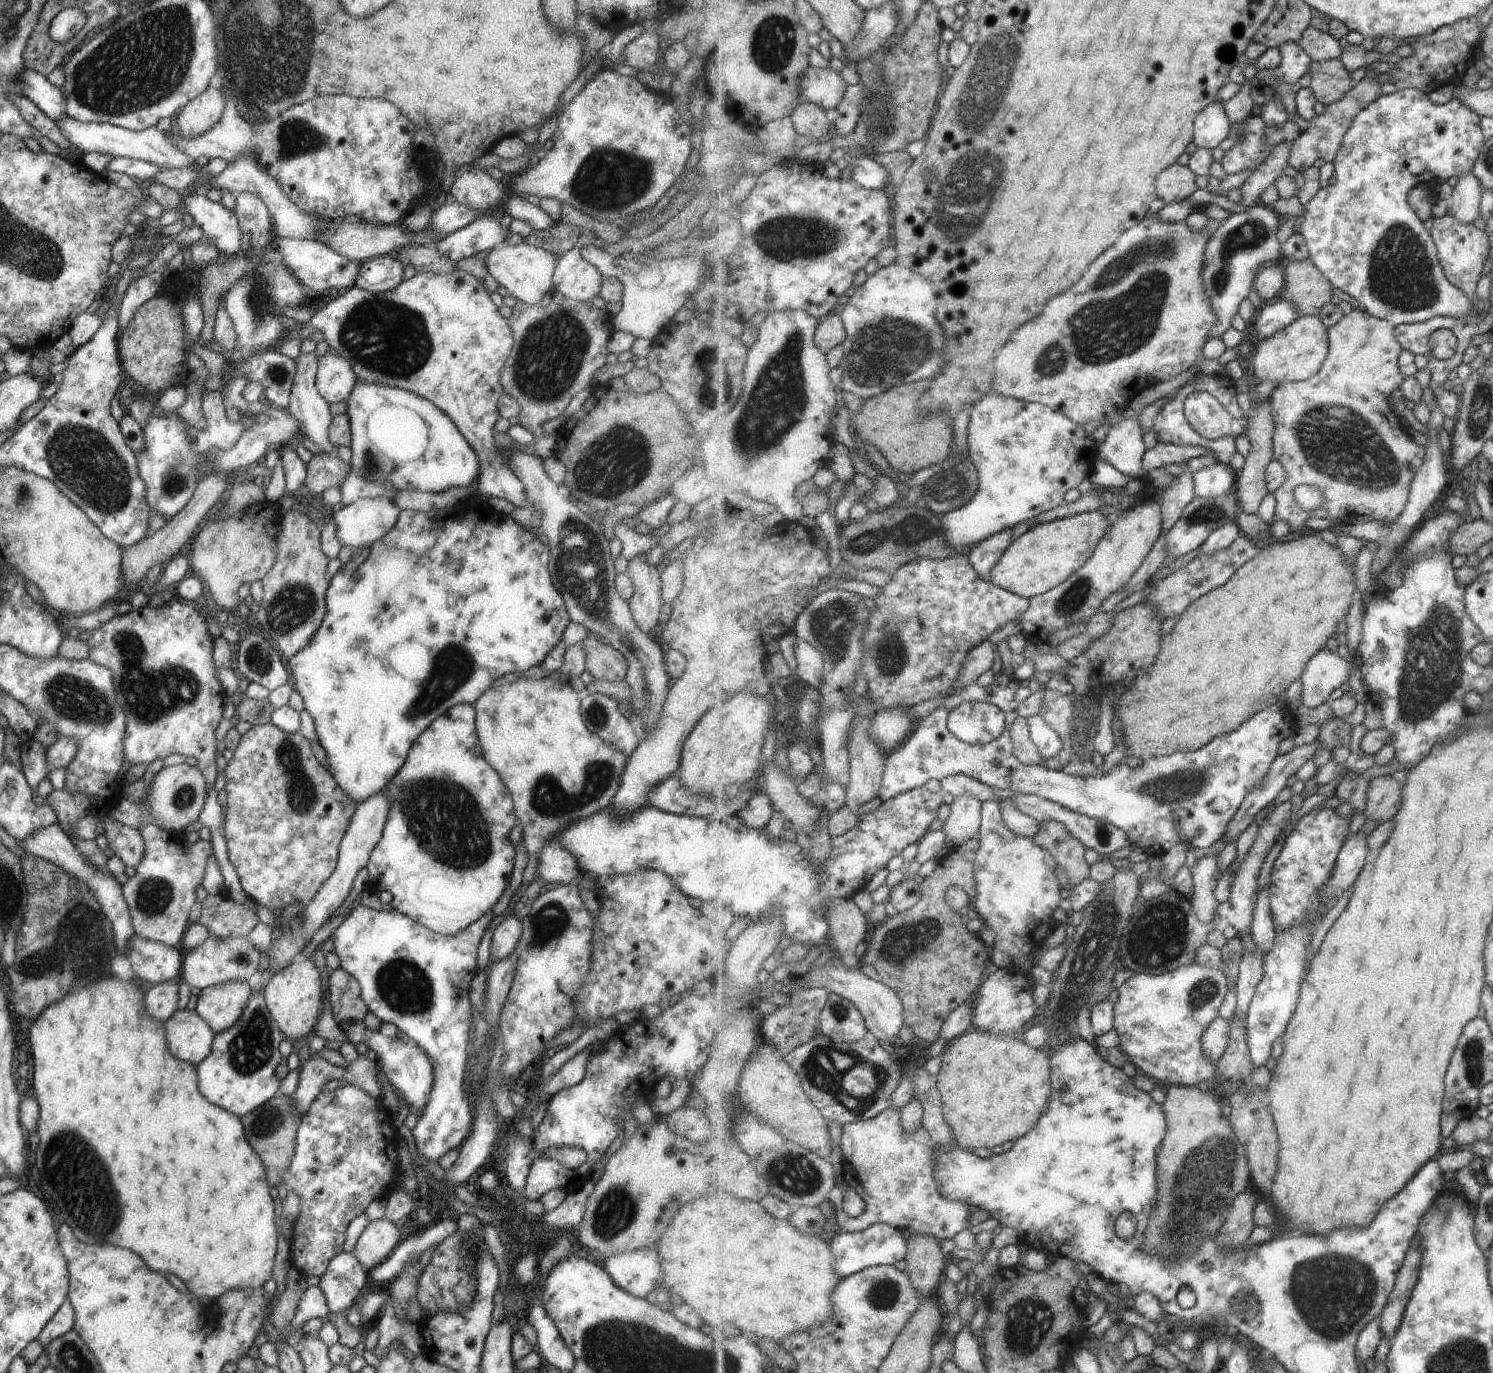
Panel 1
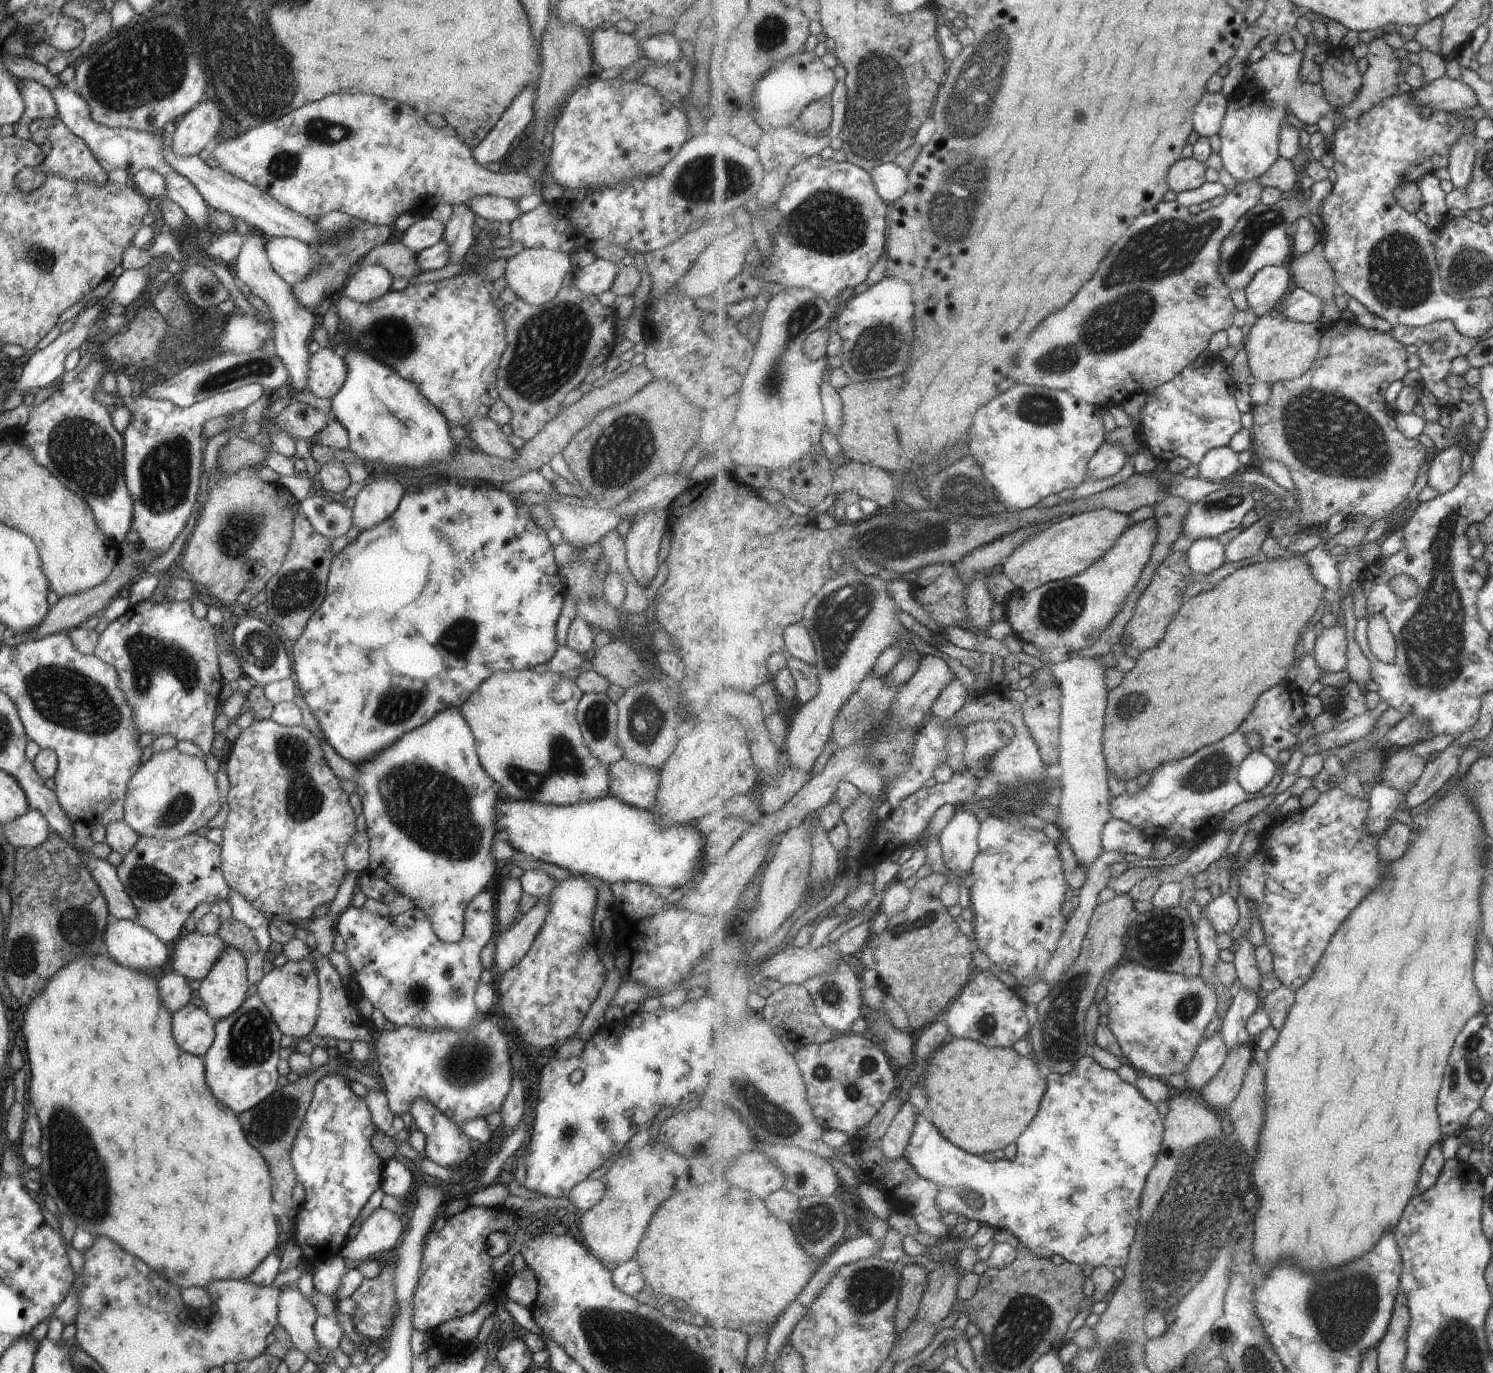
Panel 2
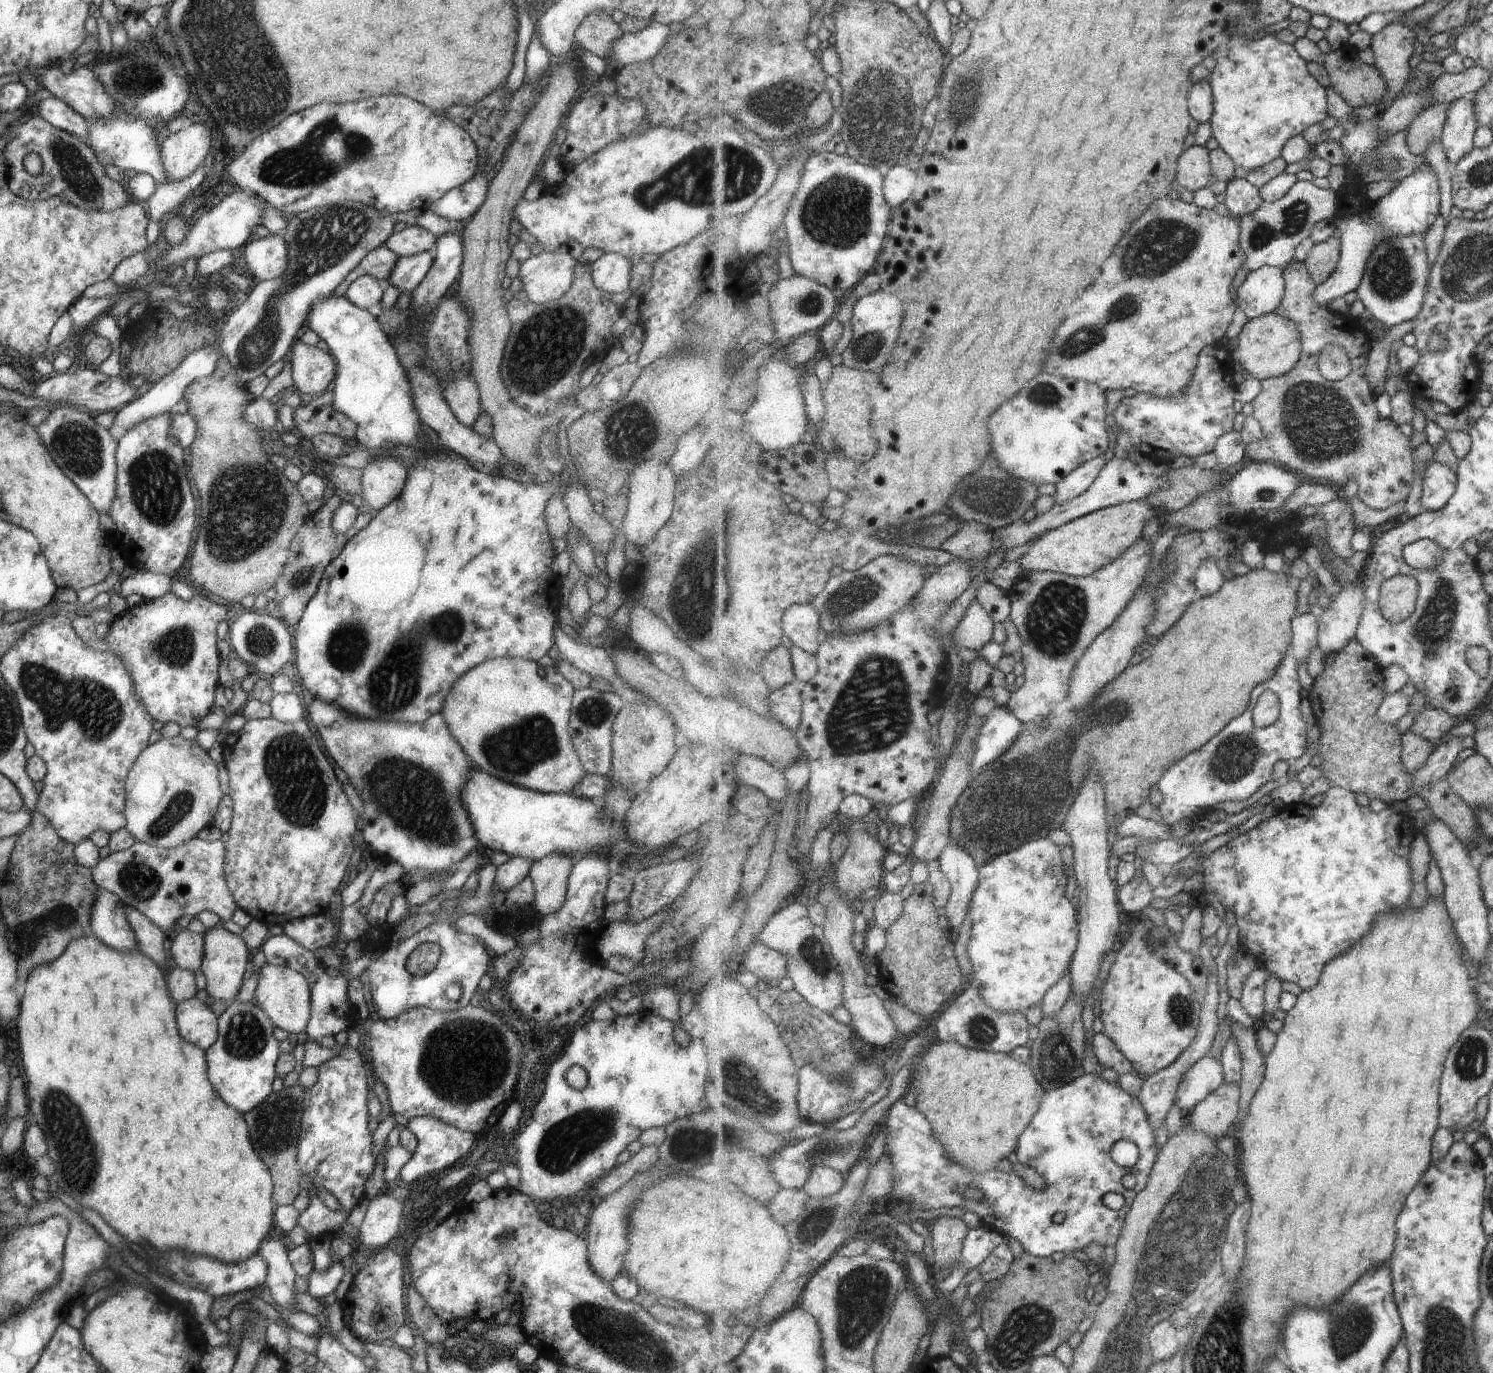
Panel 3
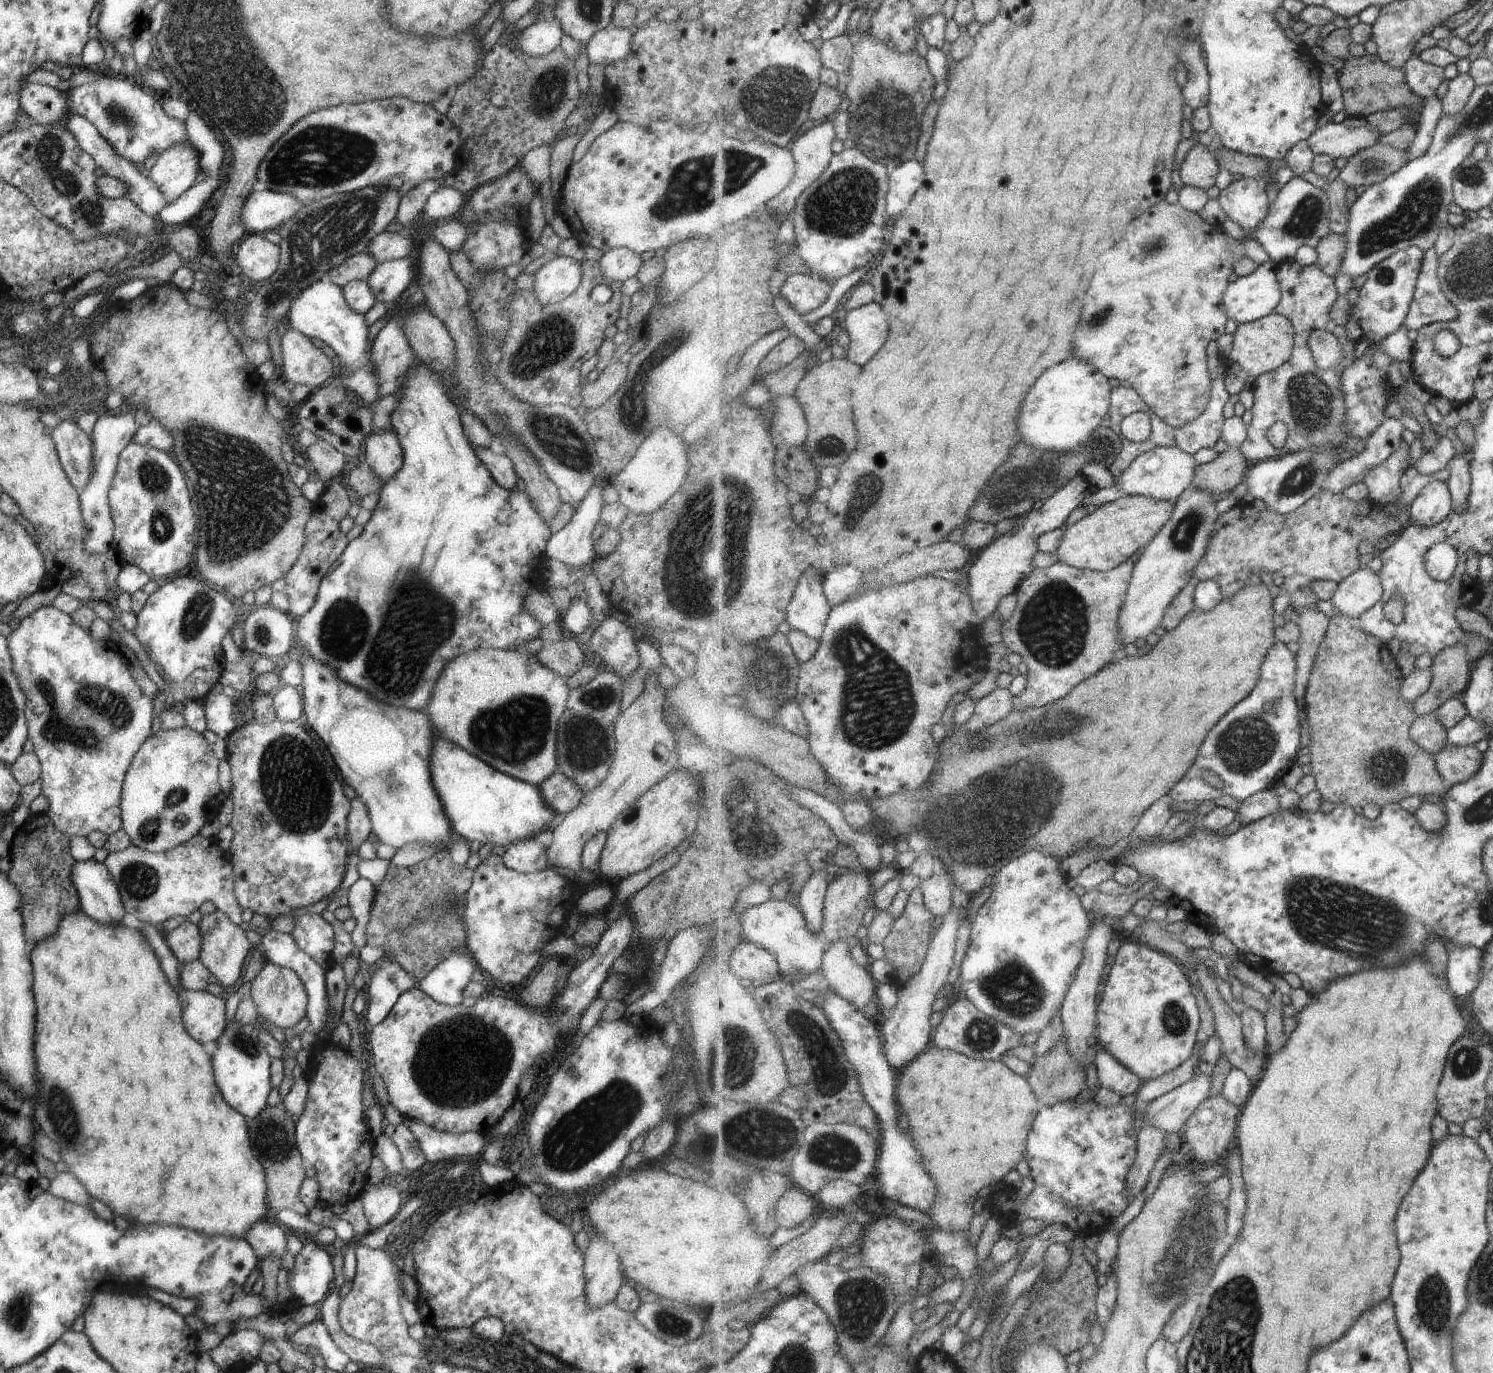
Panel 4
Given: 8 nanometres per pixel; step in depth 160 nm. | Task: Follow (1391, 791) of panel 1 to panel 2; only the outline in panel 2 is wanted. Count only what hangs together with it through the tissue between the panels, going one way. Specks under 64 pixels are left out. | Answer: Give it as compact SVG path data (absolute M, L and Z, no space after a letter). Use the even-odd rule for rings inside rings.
M1394 750L1383 768L1382 783L1408 793L1420 781L1426 768L1425 760L1411 750Z

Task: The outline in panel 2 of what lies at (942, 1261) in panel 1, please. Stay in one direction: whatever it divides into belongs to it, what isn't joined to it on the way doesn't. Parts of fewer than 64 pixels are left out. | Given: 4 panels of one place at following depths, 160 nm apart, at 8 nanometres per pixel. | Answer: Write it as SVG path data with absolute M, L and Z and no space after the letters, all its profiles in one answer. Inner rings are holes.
M919 1264L902 1267L903 1288L897 1308L897 1335L907 1332L917 1318L921 1300L929 1286L929 1272Z

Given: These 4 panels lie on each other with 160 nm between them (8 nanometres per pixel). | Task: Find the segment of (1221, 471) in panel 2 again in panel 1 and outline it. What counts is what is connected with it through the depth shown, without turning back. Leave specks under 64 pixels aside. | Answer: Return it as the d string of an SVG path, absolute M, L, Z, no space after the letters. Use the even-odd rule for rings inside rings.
M1217 460L1216 464L1193 472L1196 497L1216 498L1235 491L1237 474L1229 472L1229 465Z

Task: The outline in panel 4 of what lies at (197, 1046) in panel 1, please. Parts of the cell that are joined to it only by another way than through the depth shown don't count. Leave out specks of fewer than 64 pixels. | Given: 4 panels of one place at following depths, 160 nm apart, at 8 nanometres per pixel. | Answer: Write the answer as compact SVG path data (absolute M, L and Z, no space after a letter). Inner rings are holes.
M177 991L181 1020L187 1034L197 1042L216 1041L226 1027L224 1000L206 991Z

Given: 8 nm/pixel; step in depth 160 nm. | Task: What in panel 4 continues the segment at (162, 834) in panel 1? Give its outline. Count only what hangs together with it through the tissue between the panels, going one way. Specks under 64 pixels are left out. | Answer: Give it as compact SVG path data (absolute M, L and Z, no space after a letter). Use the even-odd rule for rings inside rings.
M197 833L171 850L156 853L129 844L119 852L109 853L102 863L117 887L124 911L133 914L141 923L160 926L164 920L173 916L187 917L202 902L209 901L225 913L233 924L240 926L243 924L241 921L243 909L238 905L233 892L234 878L231 862L226 853L217 845L215 836L205 838Z

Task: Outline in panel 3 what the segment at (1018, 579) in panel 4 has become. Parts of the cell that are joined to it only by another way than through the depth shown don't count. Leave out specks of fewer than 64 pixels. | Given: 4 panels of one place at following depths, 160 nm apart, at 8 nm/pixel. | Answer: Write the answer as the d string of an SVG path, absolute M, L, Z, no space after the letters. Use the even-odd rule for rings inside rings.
M1097 458L1069 473L1056 484L1056 491L1053 494L1056 499L1055 505L1067 504L1085 494L1100 477L1102 468L1106 464L1103 458ZM975 599L967 609L963 620L953 632L951 640L957 647L981 650L993 642L995 622L985 612L979 600Z

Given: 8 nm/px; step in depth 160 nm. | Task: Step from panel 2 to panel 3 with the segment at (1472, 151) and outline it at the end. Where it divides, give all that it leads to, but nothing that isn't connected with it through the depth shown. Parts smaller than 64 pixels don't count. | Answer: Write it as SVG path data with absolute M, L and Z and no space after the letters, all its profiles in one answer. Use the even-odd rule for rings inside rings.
M1459 97L1450 103L1441 140L1450 167L1473 150L1477 129L1476 112L1471 99Z

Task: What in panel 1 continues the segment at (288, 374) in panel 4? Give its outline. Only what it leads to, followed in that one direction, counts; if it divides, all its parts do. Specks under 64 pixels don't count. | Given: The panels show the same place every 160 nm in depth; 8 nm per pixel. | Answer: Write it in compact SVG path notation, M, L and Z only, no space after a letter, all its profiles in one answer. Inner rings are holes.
M330 351L317 358L316 361L314 385L321 398L328 403L346 400L356 381L349 361Z

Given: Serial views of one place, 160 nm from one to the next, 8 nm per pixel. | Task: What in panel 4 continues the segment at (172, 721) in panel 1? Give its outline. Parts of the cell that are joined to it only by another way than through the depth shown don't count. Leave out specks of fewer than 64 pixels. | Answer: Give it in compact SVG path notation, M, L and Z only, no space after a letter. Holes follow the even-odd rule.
M183 572L163 586L151 590L144 607L135 617L136 626L131 631L132 634L142 646L147 647L145 652L162 667L166 679L169 680L169 682L164 681L169 686L168 691L158 690L158 693L163 693L165 696L164 711L170 709L170 706L175 702L183 704L185 699L203 699L213 684L218 682L225 663L223 651L221 651L221 640L225 634L230 632L238 619L229 599L221 593L221 590L214 588L205 580Z

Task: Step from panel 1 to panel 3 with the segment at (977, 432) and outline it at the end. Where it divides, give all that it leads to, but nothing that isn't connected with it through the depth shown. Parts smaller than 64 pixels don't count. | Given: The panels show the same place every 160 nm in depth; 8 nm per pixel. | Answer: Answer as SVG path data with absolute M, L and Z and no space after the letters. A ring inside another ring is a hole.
M1041 373L1033 378L1017 398L1009 400L989 422L993 430L993 450L1000 467L1014 477L1040 484L1056 484L1069 473L1085 463L1105 454L1113 444L1112 434L1107 426L1107 394L1095 383L1078 381L1061 375Z

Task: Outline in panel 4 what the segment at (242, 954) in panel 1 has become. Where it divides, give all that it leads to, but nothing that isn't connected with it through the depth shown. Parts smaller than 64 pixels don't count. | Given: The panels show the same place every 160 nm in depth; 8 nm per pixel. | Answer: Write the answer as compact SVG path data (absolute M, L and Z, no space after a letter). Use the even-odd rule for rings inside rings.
M187 918L170 932L164 933L163 937L179 963L198 958L201 944L199 927Z

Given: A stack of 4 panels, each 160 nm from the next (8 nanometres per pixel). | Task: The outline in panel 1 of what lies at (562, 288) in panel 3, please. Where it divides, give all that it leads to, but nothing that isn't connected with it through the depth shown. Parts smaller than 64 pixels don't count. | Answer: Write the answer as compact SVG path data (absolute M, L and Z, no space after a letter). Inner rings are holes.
M501 243L493 247L483 260L485 261L486 272L498 284L501 284L508 294L515 296L517 301L534 305L553 288L551 279L558 258L556 259L553 253L545 251L545 249L522 243L512 246L505 246Z

